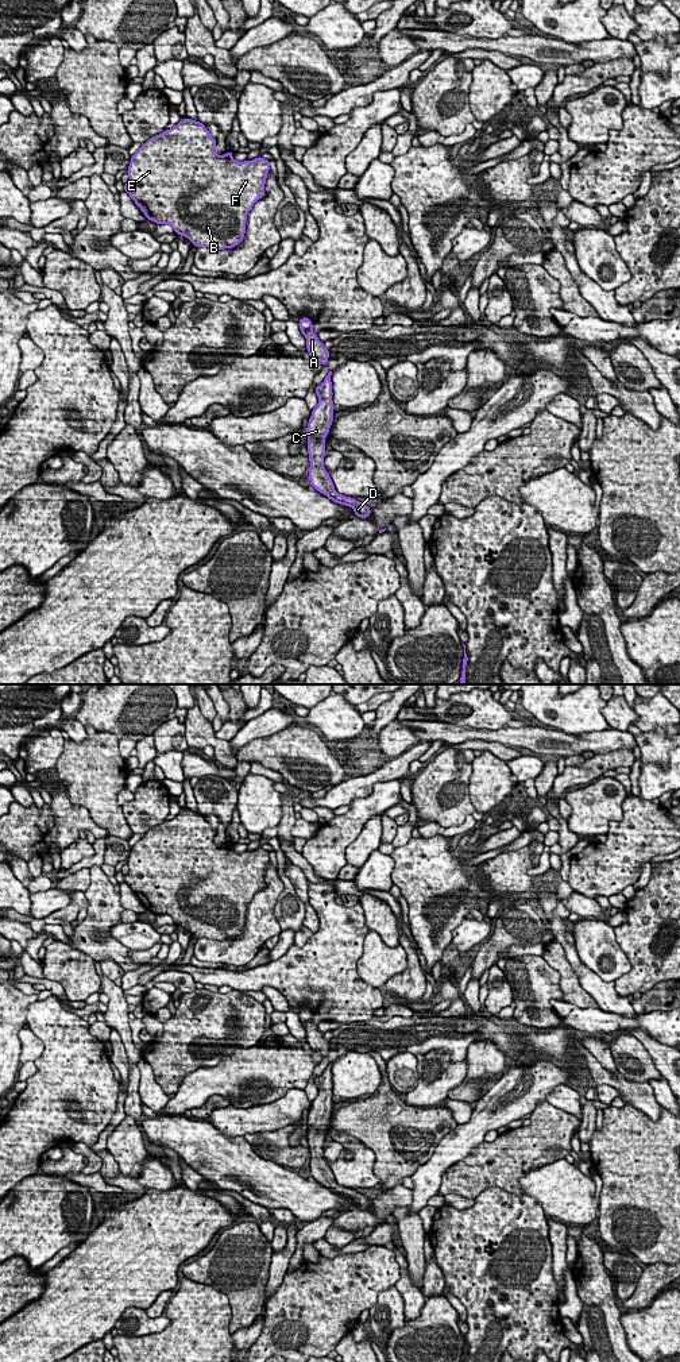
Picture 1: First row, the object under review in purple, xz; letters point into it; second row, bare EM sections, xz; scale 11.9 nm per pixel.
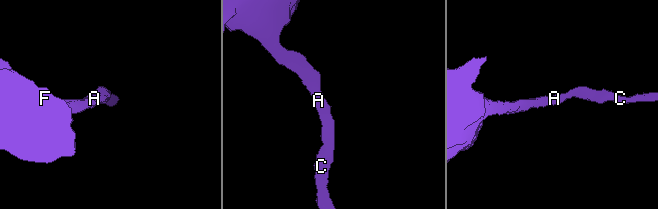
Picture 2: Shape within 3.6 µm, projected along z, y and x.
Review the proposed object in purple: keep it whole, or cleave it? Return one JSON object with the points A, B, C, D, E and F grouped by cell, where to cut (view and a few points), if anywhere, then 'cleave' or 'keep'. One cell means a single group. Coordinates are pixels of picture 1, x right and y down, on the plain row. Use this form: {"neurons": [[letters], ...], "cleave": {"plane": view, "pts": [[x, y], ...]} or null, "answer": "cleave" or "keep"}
{"neurons": [["A", "B", "C", "D", "E", "F"]], "cleave": null, "answer": "keep"}

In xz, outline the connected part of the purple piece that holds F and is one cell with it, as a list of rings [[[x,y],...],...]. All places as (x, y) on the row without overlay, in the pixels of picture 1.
[[[179,811],[173,819],[148,830],[132,846],[124,883],[155,915],[170,915],[177,926],[188,929],[193,937],[224,941],[243,931],[248,903],[266,887],[270,852],[258,848],[236,853],[232,842],[219,846],[216,836],[217,832],[202,814]]]

